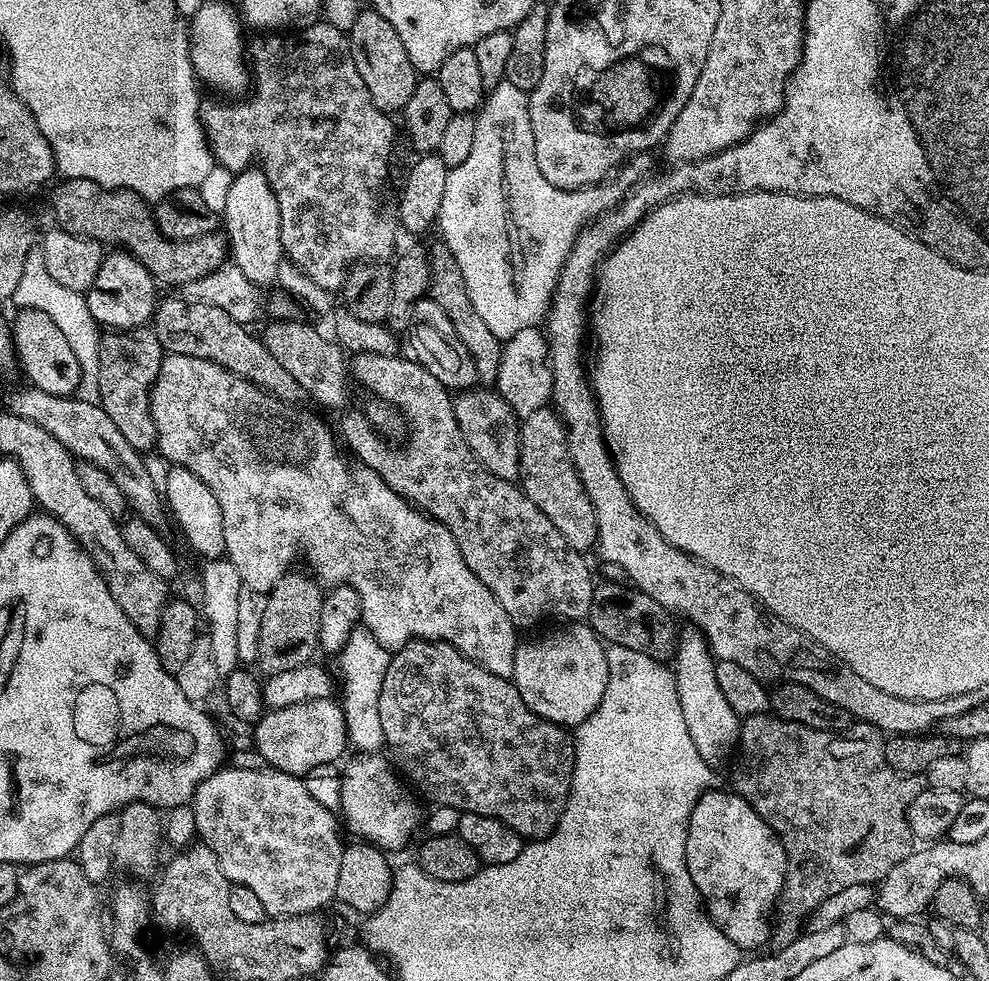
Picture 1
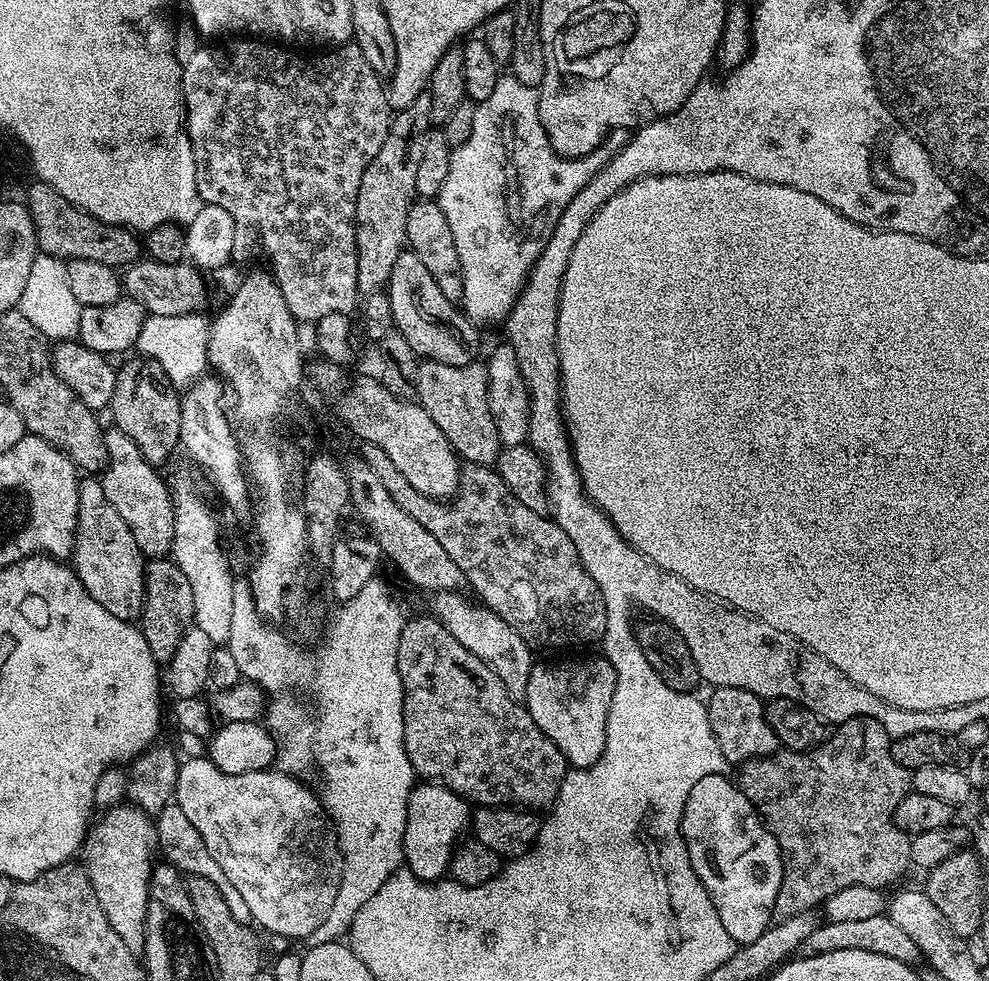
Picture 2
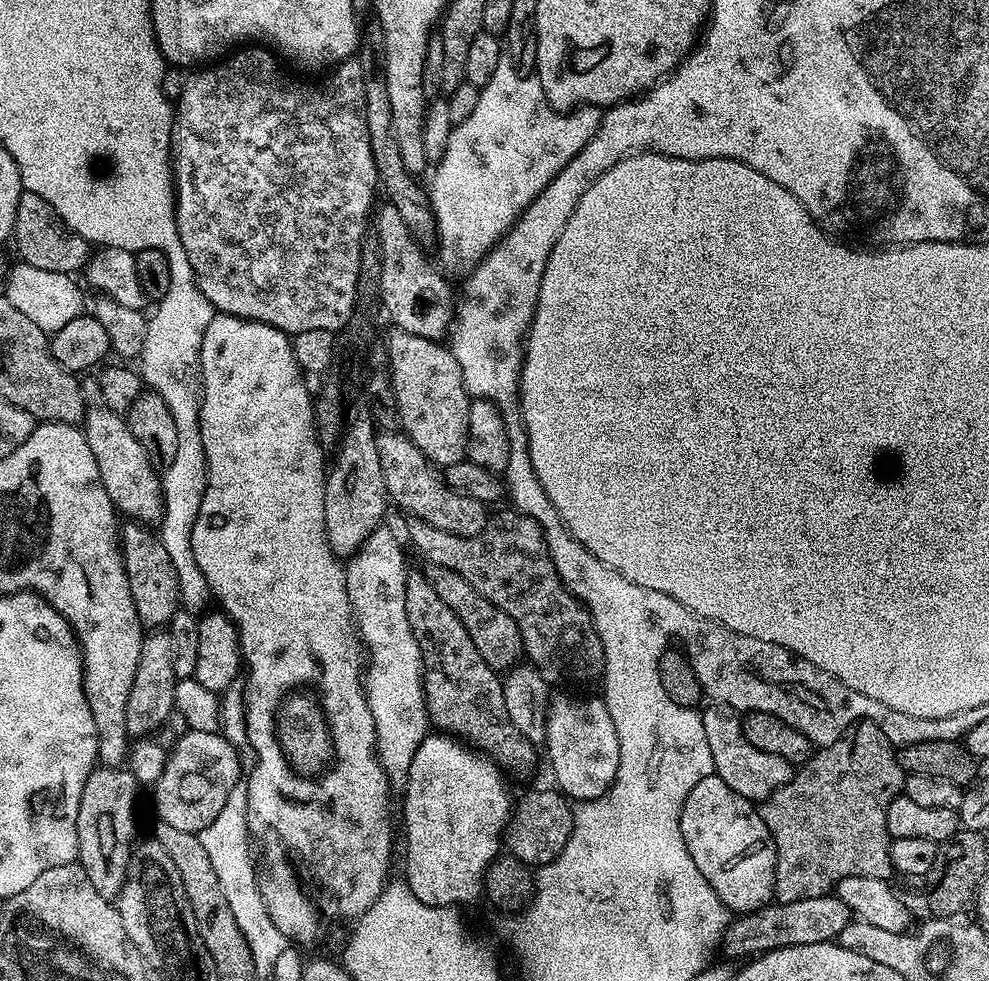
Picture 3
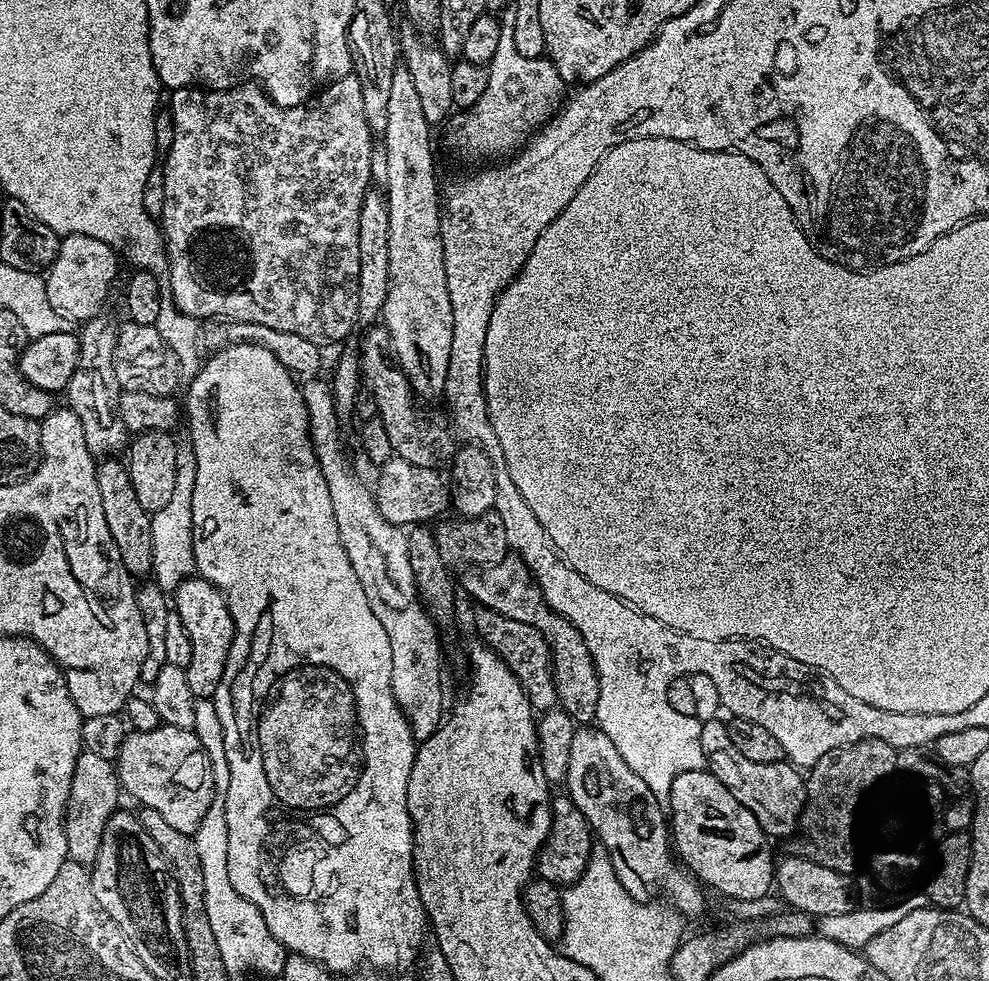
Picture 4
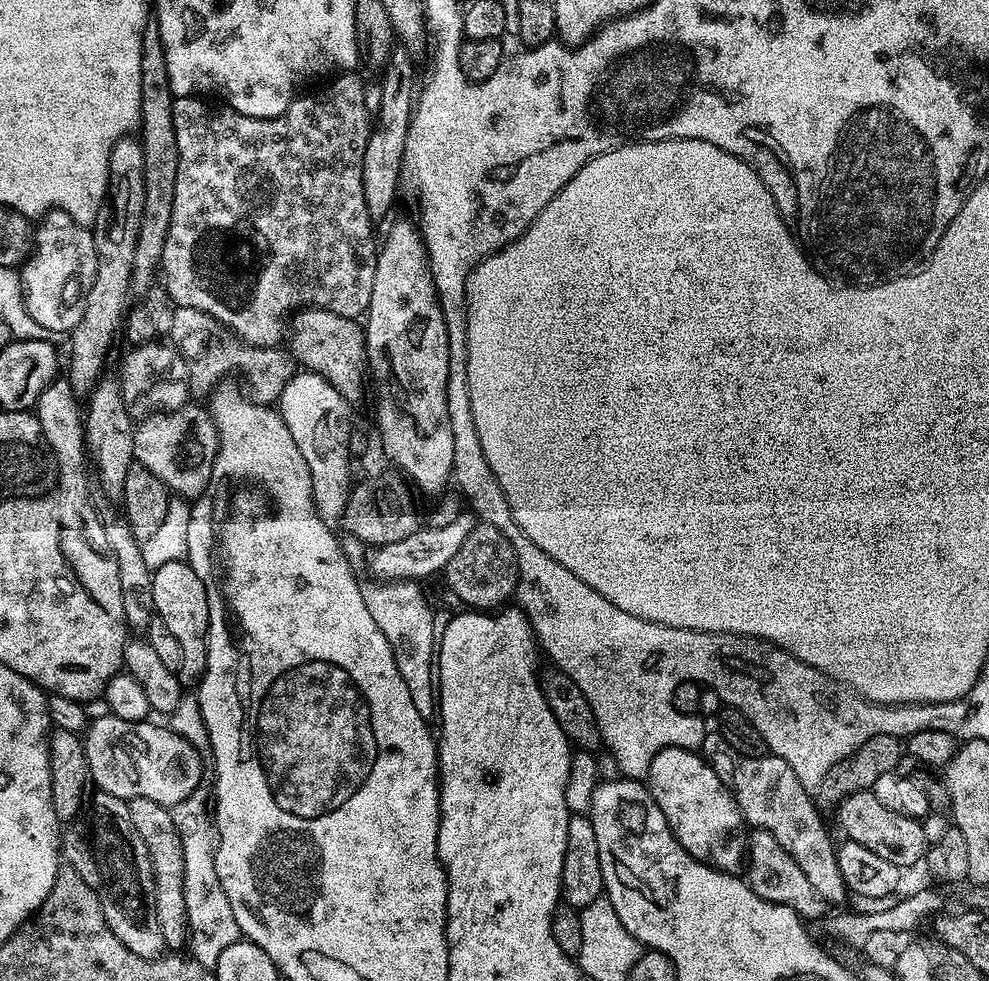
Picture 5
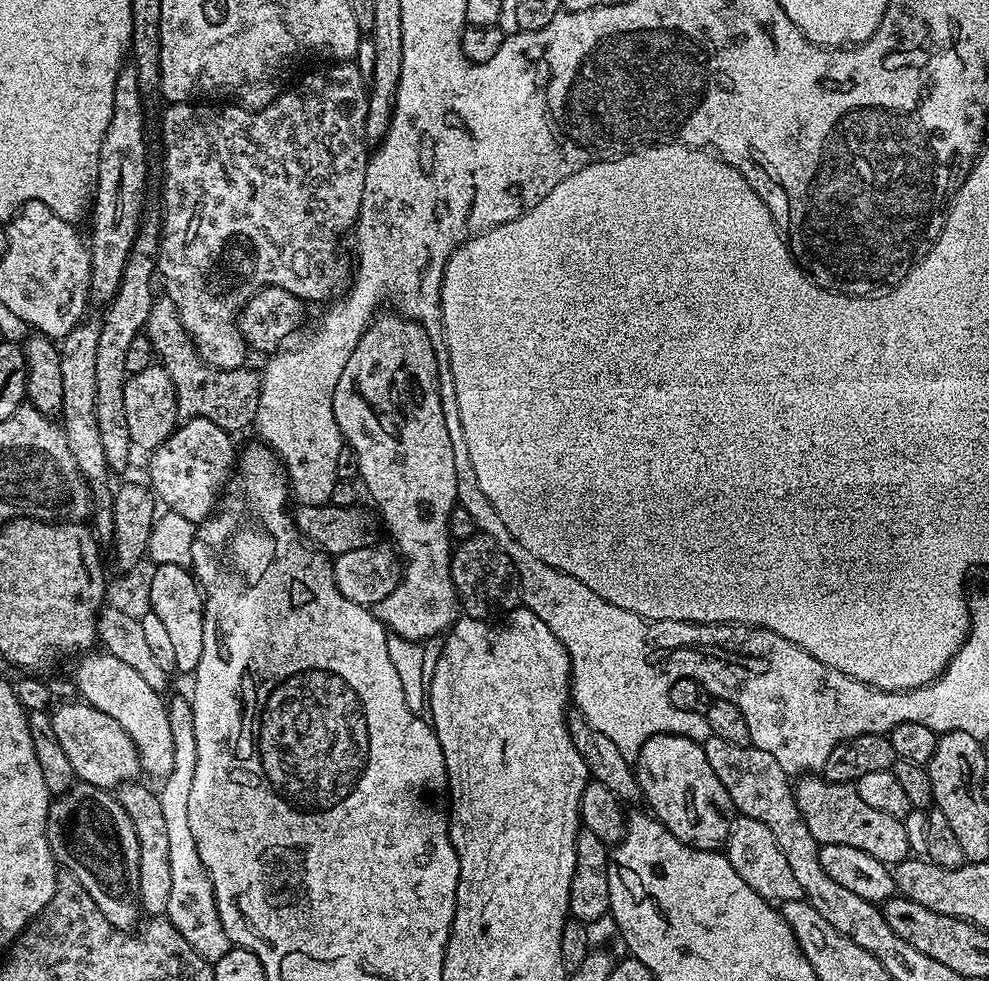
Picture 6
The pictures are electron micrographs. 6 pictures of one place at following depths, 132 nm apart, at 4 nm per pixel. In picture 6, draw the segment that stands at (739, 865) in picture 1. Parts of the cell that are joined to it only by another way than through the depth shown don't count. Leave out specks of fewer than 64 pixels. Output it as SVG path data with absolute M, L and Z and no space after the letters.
M674 734L650 736L640 747L634 771L643 803L649 804L651 815L660 820L674 838L705 854L727 845L734 819L732 799L726 794L726 786L718 782L718 774L710 770L710 762L706 762L699 743Z

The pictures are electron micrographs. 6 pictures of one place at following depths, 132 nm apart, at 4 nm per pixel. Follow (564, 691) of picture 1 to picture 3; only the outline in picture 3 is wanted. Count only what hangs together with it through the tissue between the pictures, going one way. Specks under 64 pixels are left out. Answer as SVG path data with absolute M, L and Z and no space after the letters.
M560 696L556 700L555 697L546 709L544 744L548 748L552 772L556 775L555 787L565 797L587 802L613 783L620 761L618 730L614 730L614 722L610 722L603 699L579 700L576 696Z

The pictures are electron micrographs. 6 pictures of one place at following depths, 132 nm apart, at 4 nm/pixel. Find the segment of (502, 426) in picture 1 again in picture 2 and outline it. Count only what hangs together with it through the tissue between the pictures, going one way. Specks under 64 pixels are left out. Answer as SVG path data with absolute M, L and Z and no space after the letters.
M424 360L417 370L415 399L434 418L434 426L446 434L461 461L472 466L495 465L502 445L488 406L488 370L483 363L446 366Z

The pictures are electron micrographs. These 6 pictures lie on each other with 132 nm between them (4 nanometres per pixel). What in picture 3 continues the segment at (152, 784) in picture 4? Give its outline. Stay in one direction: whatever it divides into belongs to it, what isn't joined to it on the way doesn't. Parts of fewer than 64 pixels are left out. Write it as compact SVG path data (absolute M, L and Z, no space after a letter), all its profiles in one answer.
M185 731L185 736L170 748L167 753L167 760L161 770L161 776L154 783L156 789L156 812L159 819L165 824L176 827L178 830L187 832L203 833L215 822L215 819L222 814L227 799L237 791L236 783L241 783L240 756L231 739L225 738L219 731L215 732L194 732Z

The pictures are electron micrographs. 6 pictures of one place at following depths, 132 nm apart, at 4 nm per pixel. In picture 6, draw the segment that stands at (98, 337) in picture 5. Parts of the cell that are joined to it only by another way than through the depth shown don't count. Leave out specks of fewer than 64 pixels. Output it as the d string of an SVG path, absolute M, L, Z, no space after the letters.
M125 66L120 69L114 82L114 114L110 116L110 126L106 126L106 134L102 138L94 203L90 208L90 218L92 216L90 296L93 301L111 302L114 298L128 262L128 255L132 252L133 243L136 241L136 232L140 229L142 219L140 210L144 206L144 183L148 180L148 140L144 137L144 108L140 103L142 97L138 90L138 74L135 68Z

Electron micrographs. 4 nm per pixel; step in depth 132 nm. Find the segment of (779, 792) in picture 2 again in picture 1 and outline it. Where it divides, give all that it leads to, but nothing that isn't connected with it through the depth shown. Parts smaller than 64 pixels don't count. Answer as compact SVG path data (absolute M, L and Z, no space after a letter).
M775 714L748 716L743 719L740 725L740 739L738 741L738 751L735 753L734 761L736 765L732 768L732 784L737 796L743 798L752 809L760 815L762 822L766 822L766 826L770 826L770 830L774 835L780 839L780 844L784 848L784 885L780 891L779 898L776 899L776 906L774 909L774 923L772 926L772 934L770 937L770 944L773 949L785 948L790 946L790 942L794 942L800 937L801 932L805 931L806 921L812 911L818 906L822 906L822 902L826 902L826 898L830 898L830 894L838 894L838 890L842 890L847 884L870 884L873 886L879 885L882 878L886 878L886 874L890 874L890 870L894 870L894 866L898 866L898 862L902 862L902 858L906 858L914 851L914 837L912 831L908 828L908 804L914 802L914 798L918 798L918 794L923 792L926 787L926 780L923 775L918 776L904 776L901 772L895 772L884 760L884 741L885 737L882 735L880 729L872 724L865 724L863 722L853 723L852 727L842 730L841 732L827 732L826 730L814 730L810 726L802 726L798 722L790 722L782 719L781 716Z

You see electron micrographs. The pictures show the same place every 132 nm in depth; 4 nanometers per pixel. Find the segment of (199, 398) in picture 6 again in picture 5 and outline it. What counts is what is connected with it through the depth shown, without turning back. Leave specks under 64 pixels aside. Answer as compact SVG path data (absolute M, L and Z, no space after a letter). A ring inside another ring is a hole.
M177 307L172 316L171 343L180 351L180 356L188 367L188 391L193 397L207 397L217 384L225 379L227 372L235 368L244 372L248 379L247 391L260 404L269 406L279 401L282 390L296 377L298 365L291 351L283 347L263 348L242 342L232 329L221 320L216 320L208 312L197 308ZM252 391L252 392L251 392Z

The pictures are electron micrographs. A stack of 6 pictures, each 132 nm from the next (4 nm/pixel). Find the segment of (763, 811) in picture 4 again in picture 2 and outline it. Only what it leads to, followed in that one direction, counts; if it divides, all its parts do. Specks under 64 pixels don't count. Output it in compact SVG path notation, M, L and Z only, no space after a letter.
M738 686L712 688L708 696L706 715L710 730L720 747L720 755L733 766L745 764L759 756L770 756L781 747L780 739L770 730L764 717L765 701L750 690Z

